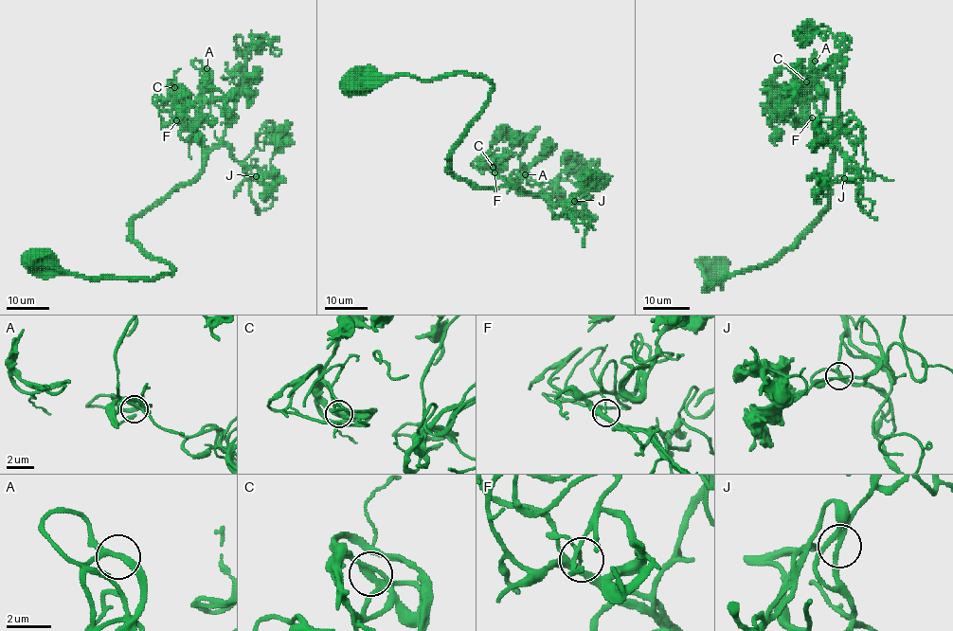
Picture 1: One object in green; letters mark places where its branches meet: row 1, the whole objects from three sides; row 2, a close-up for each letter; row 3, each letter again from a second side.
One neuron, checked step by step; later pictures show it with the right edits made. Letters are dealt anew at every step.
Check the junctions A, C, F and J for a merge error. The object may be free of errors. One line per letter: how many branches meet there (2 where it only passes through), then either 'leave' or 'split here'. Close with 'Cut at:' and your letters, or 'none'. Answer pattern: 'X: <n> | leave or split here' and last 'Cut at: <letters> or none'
A: 3 | leave
C: 3 | leave
F: 3 | leave
J: 3 | leave
Cut at: none

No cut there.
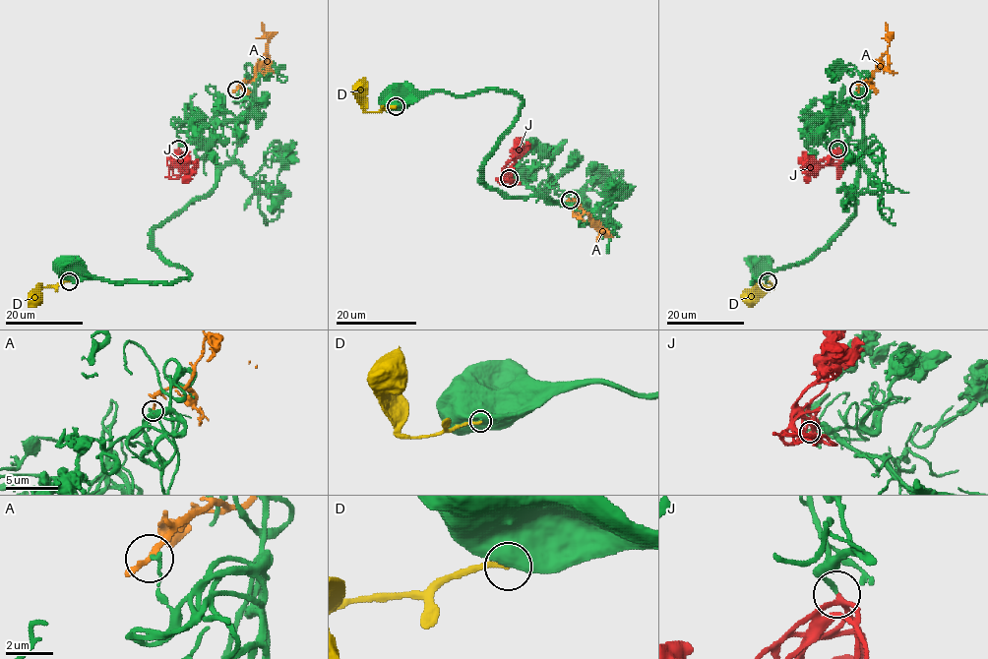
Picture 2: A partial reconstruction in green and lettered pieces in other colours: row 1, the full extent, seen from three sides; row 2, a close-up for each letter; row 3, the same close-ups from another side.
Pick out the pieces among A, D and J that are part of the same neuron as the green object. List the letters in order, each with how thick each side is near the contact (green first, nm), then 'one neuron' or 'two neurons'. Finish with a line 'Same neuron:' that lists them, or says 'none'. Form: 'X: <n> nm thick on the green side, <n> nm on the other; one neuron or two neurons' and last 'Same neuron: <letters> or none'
A: 170 nm thick on the green side, 320 nm on the other; two neurons
D: 750 nm thick on the green side, 240 nm on the other; two neurons
J: 180 nm thick on the green side, 190 nm on the other; one neuron
Same neuron: J

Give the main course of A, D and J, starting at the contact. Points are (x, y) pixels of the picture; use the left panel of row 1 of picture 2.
A: (236, 89), (254, 77), (255, 64), (264, 59), (269, 35), (262, 23)
D: (69, 281), (35, 289), (39, 300)
J: (178, 149), (179, 154), (173, 164), (182, 167), (188, 176), (182, 182)

